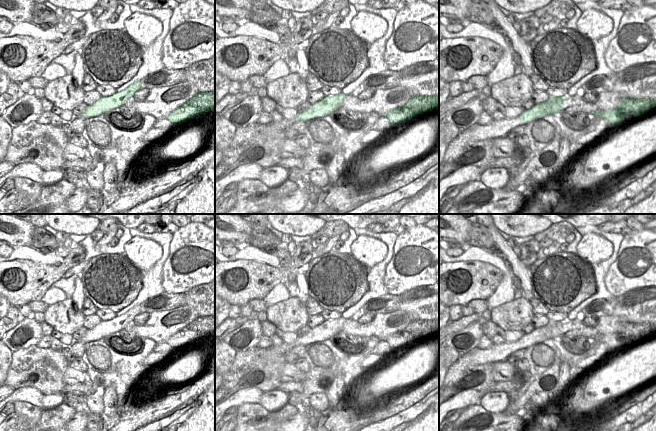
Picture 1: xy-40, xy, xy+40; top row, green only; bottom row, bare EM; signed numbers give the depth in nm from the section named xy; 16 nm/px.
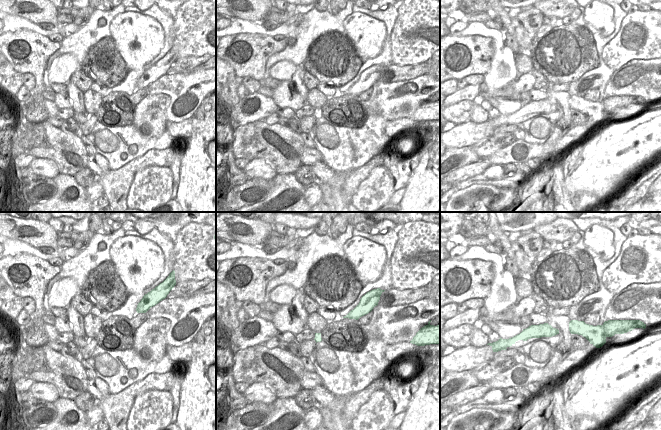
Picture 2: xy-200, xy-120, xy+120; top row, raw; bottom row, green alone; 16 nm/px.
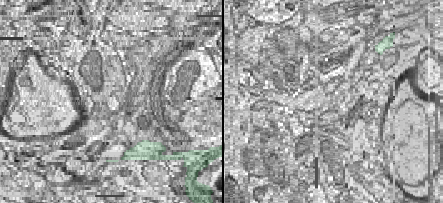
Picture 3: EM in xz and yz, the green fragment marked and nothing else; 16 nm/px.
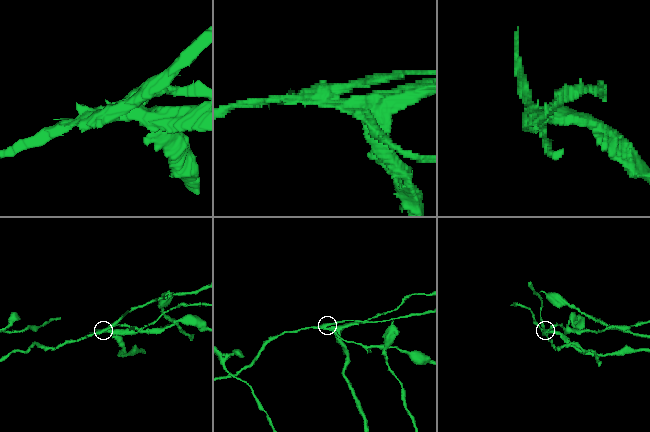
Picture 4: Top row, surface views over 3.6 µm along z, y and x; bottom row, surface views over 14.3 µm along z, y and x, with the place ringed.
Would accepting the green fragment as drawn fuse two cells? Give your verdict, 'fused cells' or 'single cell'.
fused cells

